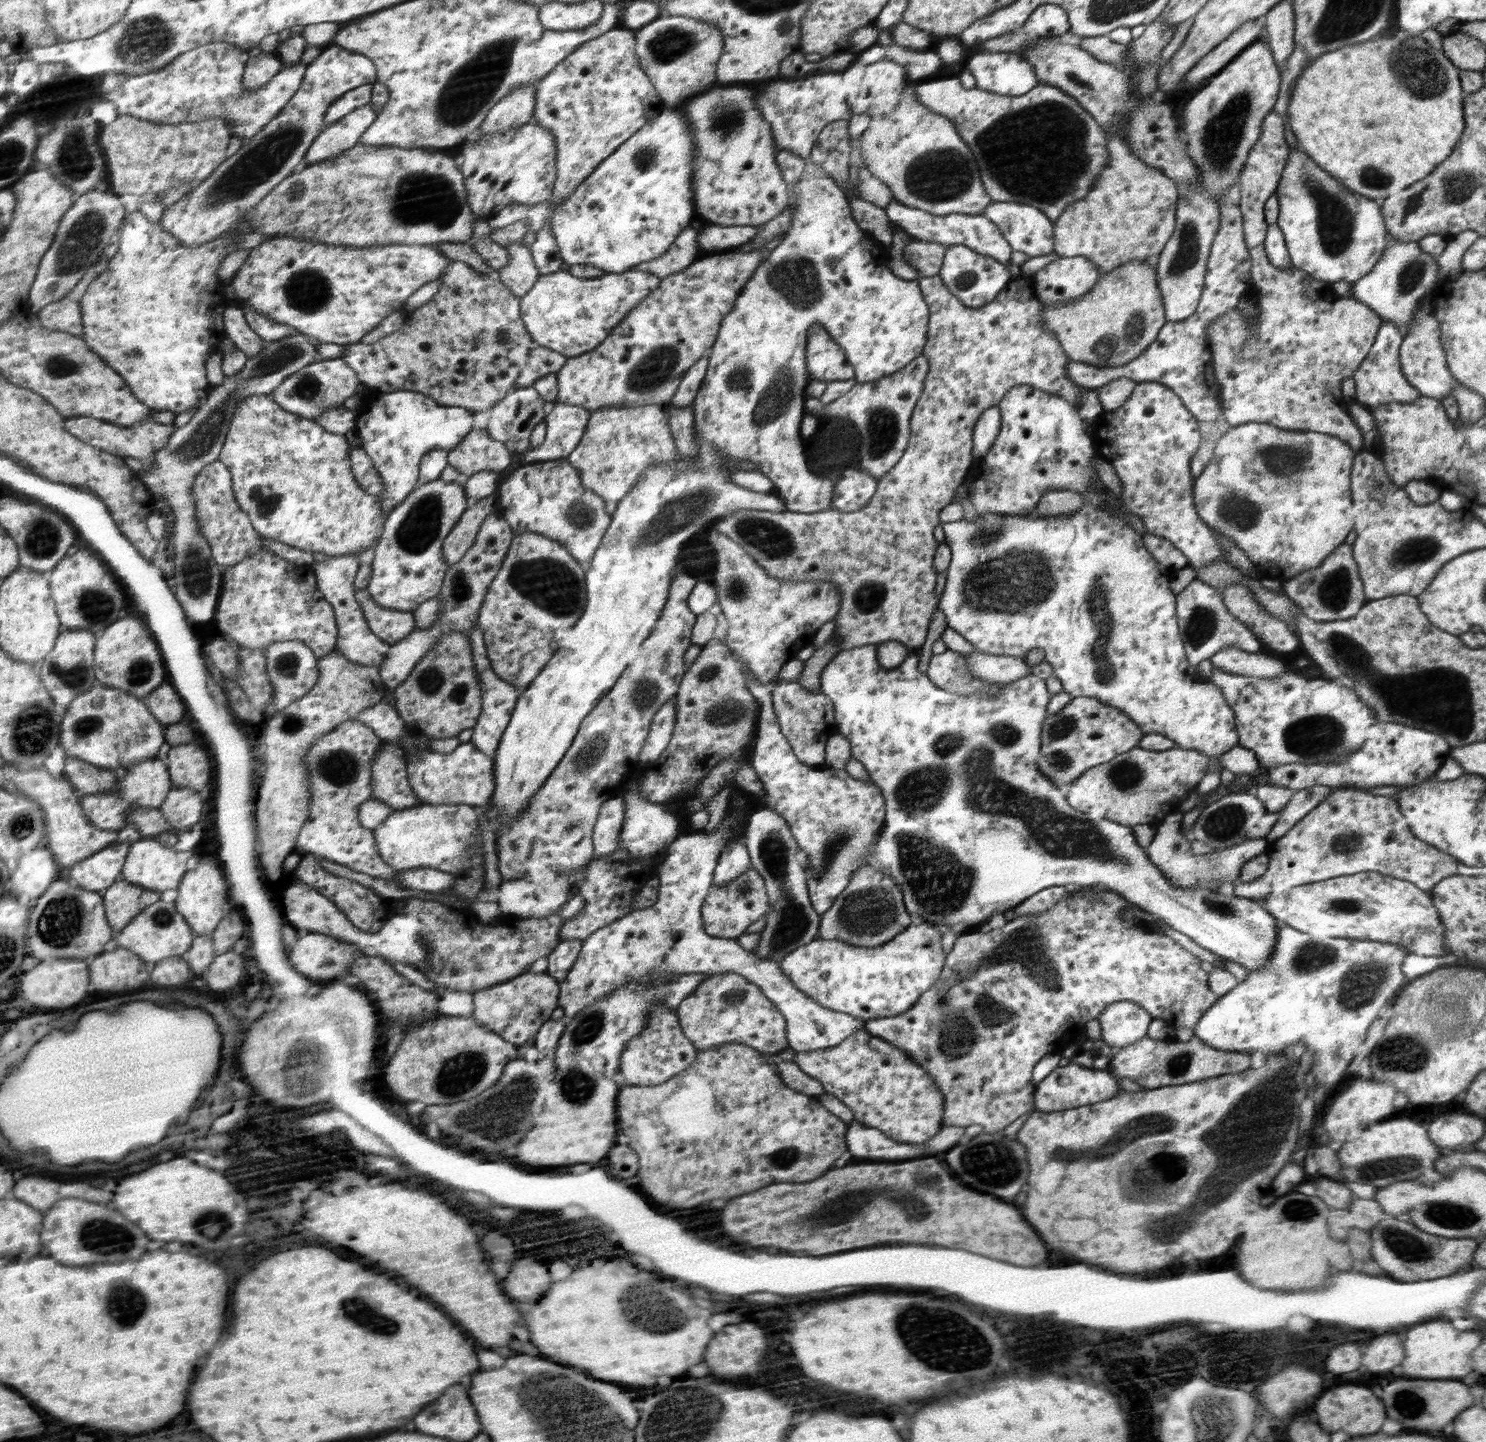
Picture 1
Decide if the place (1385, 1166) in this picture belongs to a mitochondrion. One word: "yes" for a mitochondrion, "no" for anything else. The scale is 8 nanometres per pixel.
yes

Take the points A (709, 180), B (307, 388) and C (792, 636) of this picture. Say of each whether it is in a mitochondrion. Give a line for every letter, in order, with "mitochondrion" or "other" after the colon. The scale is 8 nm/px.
A: other
B: mitochondrion
C: other

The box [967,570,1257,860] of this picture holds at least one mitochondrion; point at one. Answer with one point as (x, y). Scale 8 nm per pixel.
(1106, 672)

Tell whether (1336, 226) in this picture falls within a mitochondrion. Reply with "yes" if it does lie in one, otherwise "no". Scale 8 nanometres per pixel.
yes

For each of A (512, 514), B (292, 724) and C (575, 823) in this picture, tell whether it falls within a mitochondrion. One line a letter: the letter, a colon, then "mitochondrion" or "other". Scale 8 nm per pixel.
A: other
B: mitochondrion
C: mitochondrion

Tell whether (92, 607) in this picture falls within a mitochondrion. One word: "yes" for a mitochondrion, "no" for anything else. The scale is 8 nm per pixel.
yes

